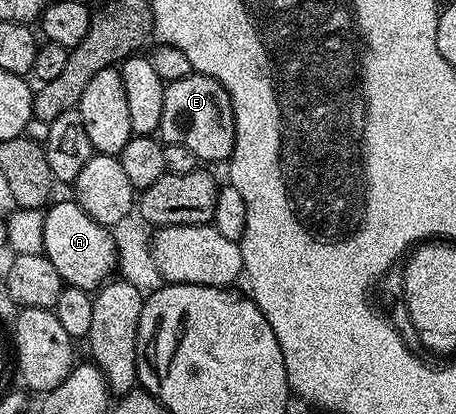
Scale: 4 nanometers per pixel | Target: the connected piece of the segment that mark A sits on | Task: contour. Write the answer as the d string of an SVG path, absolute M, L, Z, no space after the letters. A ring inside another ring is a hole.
M55 201L45 211L42 249L46 258L52 260L56 272L60 272L66 286L94 292L115 273L118 250L111 234L111 227L102 226L96 220L92 220L92 216L88 216L88 212L84 212L84 208L78 205L77 201L69 201Z

